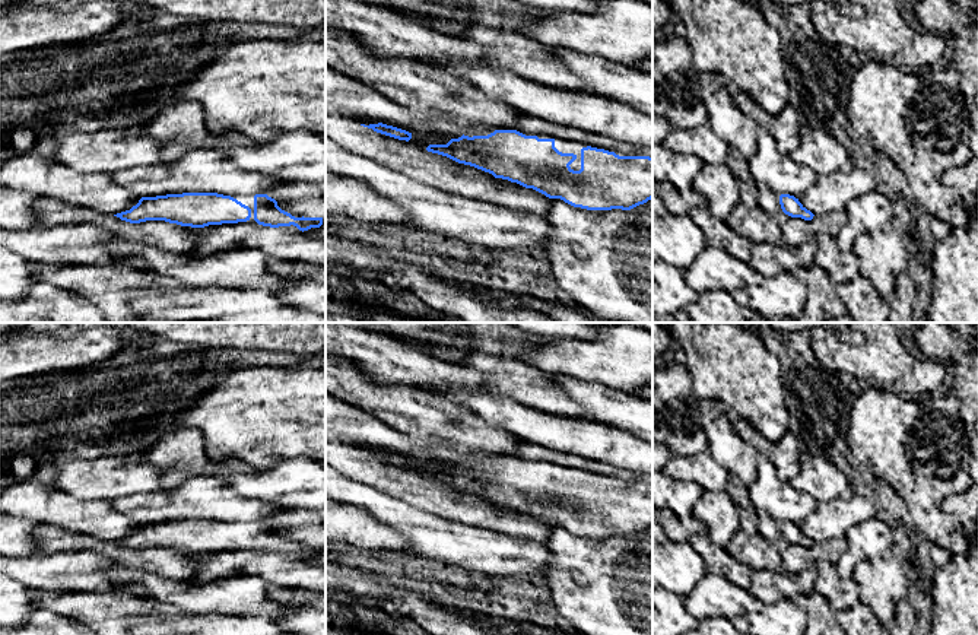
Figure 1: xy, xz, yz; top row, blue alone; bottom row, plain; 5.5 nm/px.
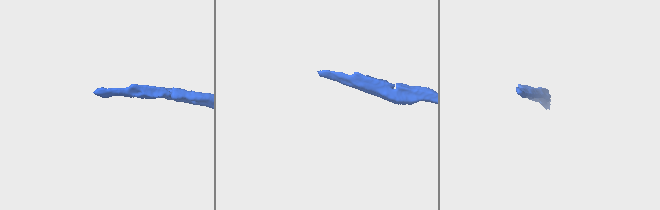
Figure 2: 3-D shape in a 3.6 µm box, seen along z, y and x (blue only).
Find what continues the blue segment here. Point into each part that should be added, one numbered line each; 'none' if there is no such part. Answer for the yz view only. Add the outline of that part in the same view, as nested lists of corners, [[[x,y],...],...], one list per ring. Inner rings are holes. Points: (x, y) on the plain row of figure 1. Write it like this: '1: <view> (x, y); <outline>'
1: yz (768, 527); [[[758,511],[758,533],[772,544],[778,544],[782,540],[779,531],[779,521],[774,520],[768,512]]]

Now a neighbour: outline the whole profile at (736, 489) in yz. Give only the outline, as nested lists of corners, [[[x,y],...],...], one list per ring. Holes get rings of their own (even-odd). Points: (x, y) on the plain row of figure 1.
[[[730,476],[724,492],[731,496],[737,507],[740,530],[750,536],[758,534],[758,509],[749,496],[749,488],[746,488],[737,477]]]

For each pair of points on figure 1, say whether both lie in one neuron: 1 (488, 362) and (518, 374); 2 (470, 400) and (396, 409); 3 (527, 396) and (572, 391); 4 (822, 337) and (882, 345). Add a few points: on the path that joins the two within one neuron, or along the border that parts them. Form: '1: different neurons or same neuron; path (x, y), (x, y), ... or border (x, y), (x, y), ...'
1: same neuron; path (495, 365), (504, 365), (511, 371)
2: different neurons; border (422, 390), (463, 403), (483, 421)
3: different neurons; border (545, 384), (559, 389), (587, 416)
4: same neuron; path (837, 352), (867, 353)

